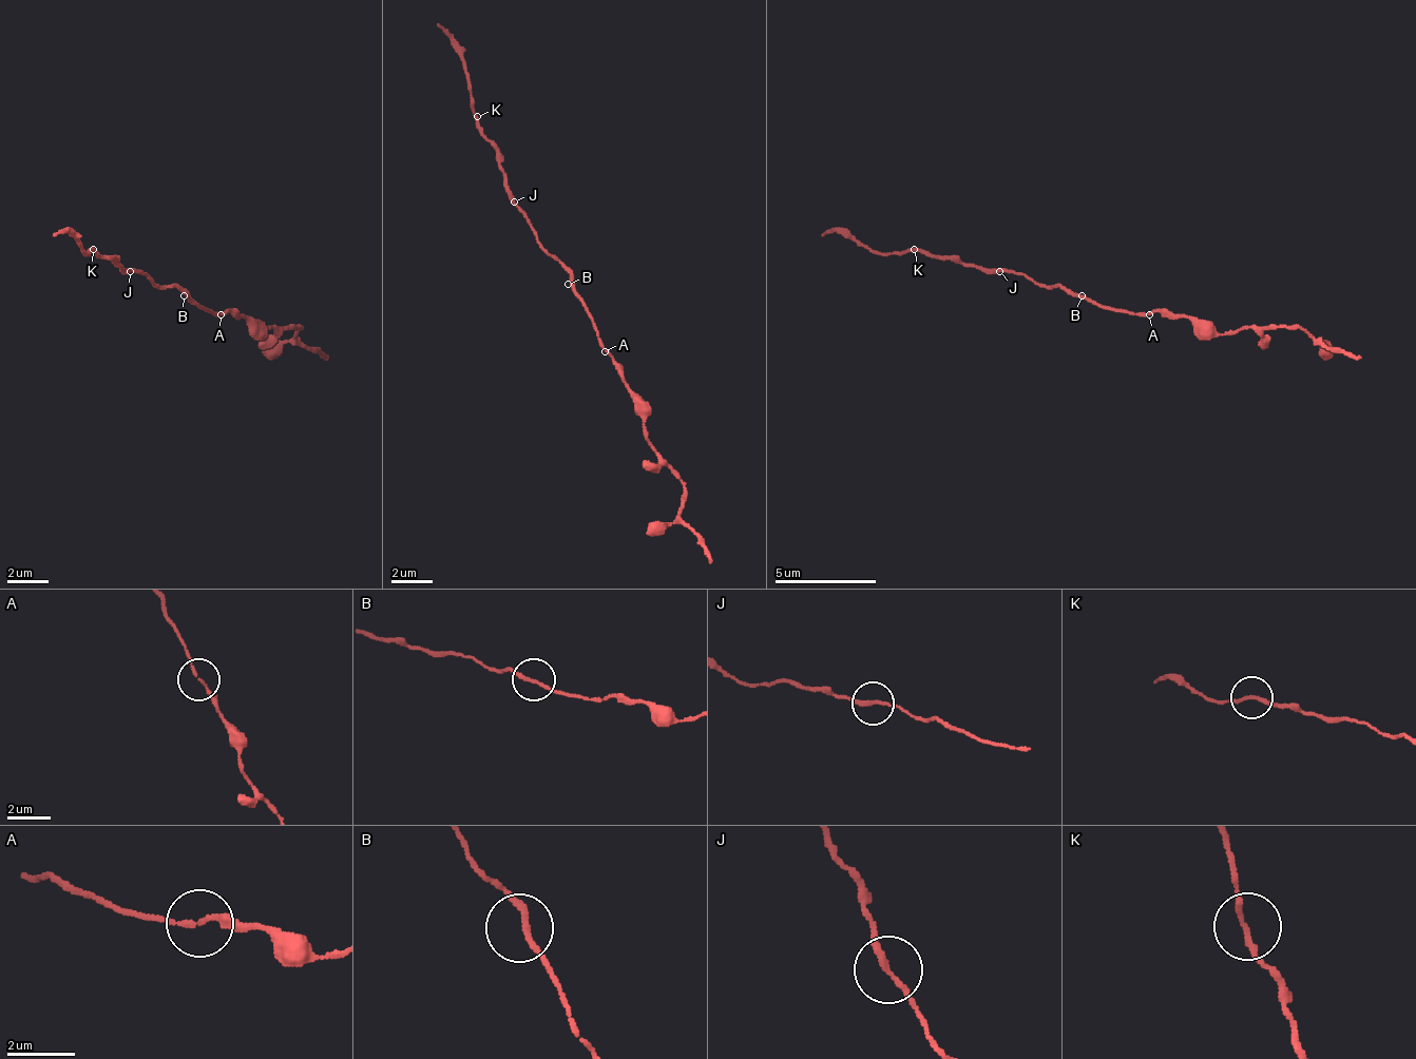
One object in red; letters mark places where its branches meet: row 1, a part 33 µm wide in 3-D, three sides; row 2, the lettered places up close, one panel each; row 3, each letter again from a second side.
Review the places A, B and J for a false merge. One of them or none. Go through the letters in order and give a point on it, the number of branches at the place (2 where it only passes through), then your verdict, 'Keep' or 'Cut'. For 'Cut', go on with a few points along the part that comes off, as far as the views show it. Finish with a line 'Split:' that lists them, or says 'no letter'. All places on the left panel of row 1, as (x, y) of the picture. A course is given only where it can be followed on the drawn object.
A: Place: (221, 314). Branches: 2. Keep
B: Place: (184, 295). Branches: 2. Keep
J: Place: (130, 271). Branches: 2. Cut. Course of the part to remove: (129, 270), (113, 260), (52, 234)
Split: J

